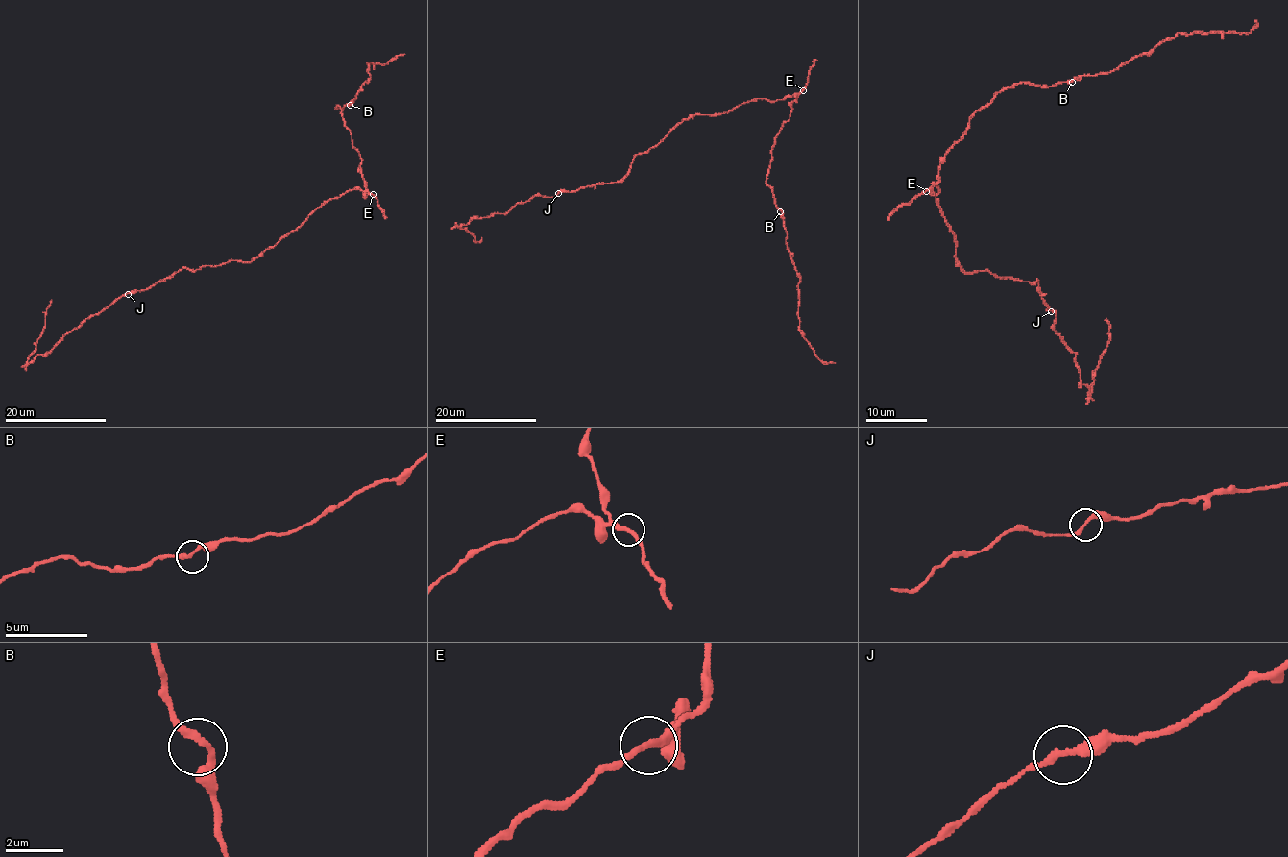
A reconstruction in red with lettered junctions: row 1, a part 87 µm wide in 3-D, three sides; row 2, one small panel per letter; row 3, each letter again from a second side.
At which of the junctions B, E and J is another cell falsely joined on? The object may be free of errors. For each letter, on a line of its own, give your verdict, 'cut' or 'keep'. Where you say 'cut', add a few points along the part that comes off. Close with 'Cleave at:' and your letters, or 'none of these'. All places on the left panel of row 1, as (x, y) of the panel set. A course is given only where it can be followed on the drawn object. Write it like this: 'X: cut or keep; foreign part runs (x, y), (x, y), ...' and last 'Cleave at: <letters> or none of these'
B: keep
E: keep
J: cut; foreign part runs (128, 293), (85, 319), (50, 350), (29, 363), (51, 300)
Cleave at: J

